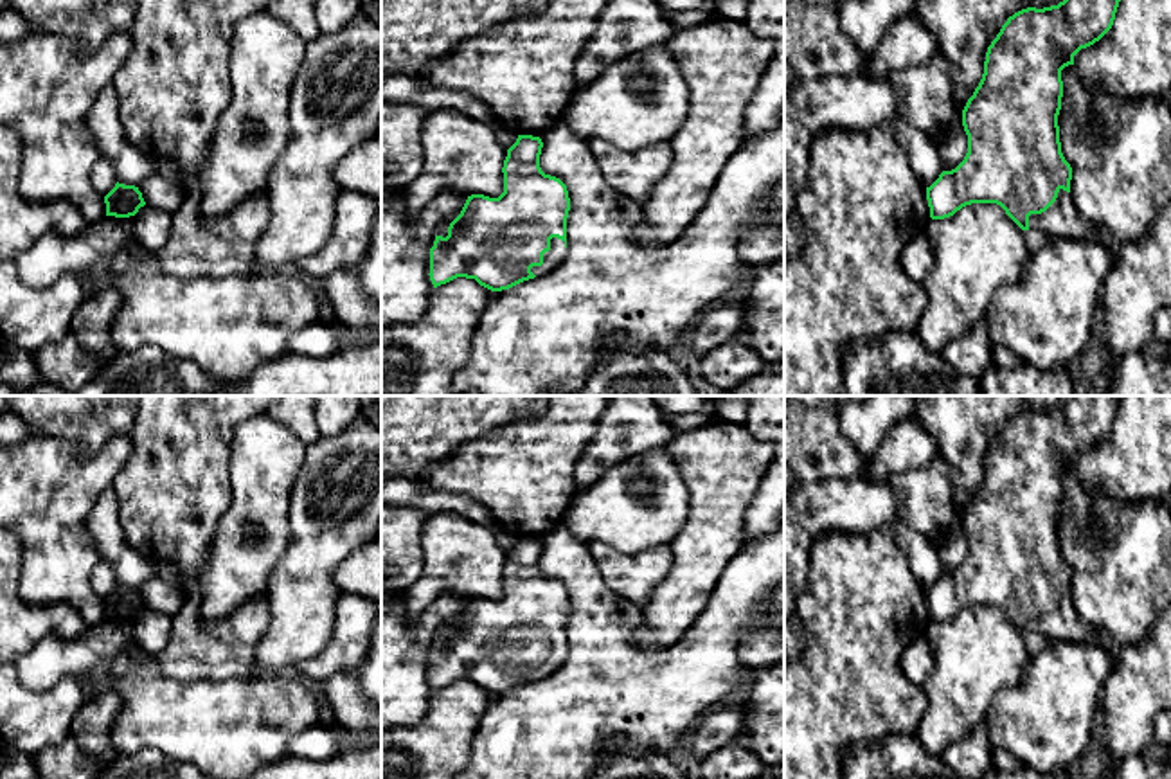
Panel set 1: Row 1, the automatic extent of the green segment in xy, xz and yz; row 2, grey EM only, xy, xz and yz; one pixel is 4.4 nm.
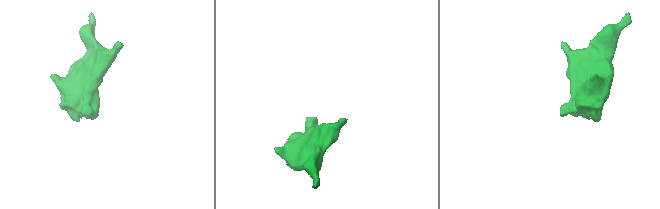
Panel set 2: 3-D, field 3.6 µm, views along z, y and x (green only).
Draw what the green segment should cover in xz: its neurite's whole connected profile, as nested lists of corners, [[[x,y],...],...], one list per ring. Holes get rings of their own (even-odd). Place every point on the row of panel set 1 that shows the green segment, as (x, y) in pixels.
[[[518,135],[504,160],[504,193],[498,198],[468,196],[460,214],[450,223],[448,236],[435,236],[428,273],[434,288],[466,277],[491,291],[502,291],[561,263],[567,254],[570,198],[559,178],[541,171],[541,148],[540,137]]]

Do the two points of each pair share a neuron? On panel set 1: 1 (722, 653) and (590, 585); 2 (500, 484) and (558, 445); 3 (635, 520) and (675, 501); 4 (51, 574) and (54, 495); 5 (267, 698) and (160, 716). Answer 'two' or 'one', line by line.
1: one
2: one
3: one
4: one
5: one

